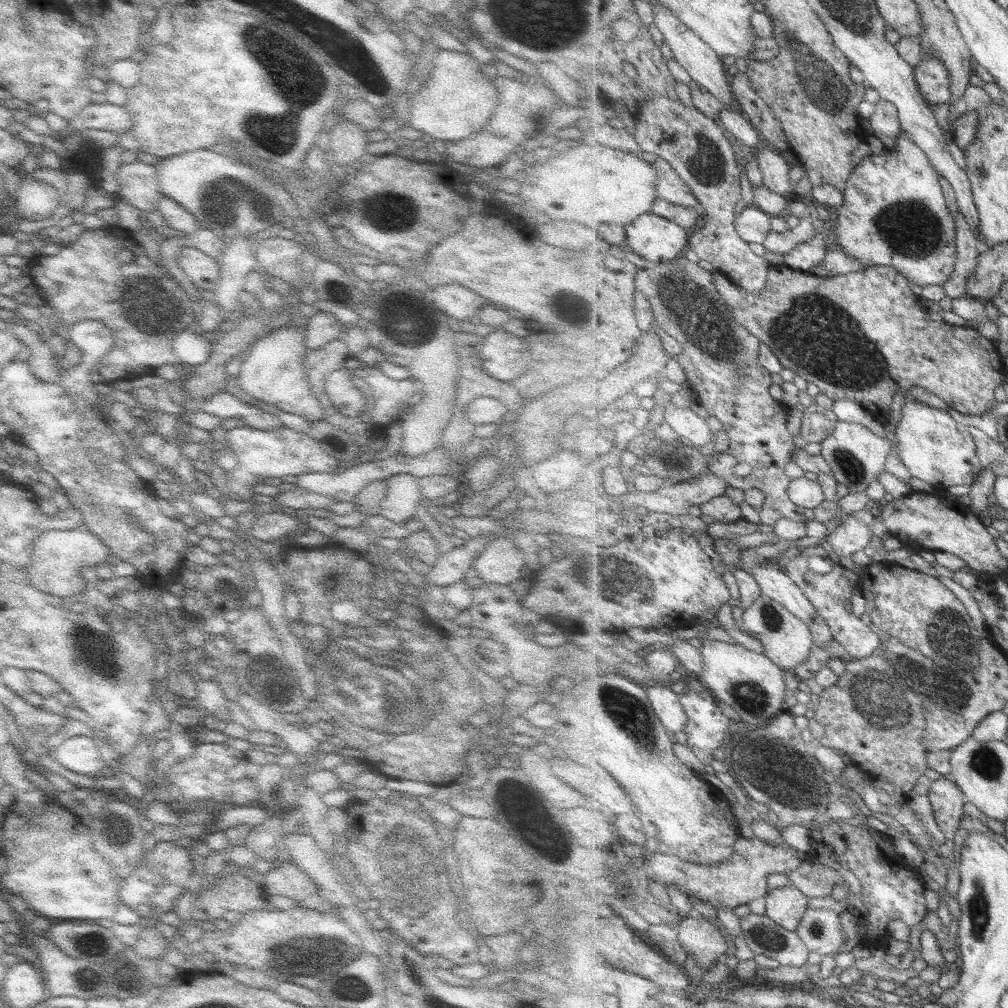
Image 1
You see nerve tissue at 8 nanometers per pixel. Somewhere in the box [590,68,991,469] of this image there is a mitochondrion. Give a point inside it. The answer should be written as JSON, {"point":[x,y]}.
{"point":[813,331]}

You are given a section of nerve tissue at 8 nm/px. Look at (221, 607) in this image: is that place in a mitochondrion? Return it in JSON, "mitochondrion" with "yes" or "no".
{"mitochondrion":"no"}

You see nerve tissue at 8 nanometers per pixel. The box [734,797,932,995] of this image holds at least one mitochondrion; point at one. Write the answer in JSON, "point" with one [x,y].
{"point":[772,941]}

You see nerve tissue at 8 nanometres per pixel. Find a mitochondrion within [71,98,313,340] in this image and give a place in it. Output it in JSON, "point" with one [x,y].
{"point":[144,296]}

